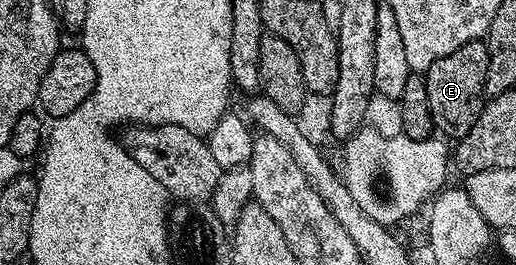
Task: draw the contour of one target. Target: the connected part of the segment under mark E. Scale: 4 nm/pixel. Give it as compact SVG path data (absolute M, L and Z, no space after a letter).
M485 39L473 40L460 46L460 50L452 50L452 54L444 54L444 58L432 62L430 69L424 73L432 122L443 137L457 142L468 134L468 130L472 130L472 126L476 126L476 118L480 118L482 113L489 61L490 52Z

